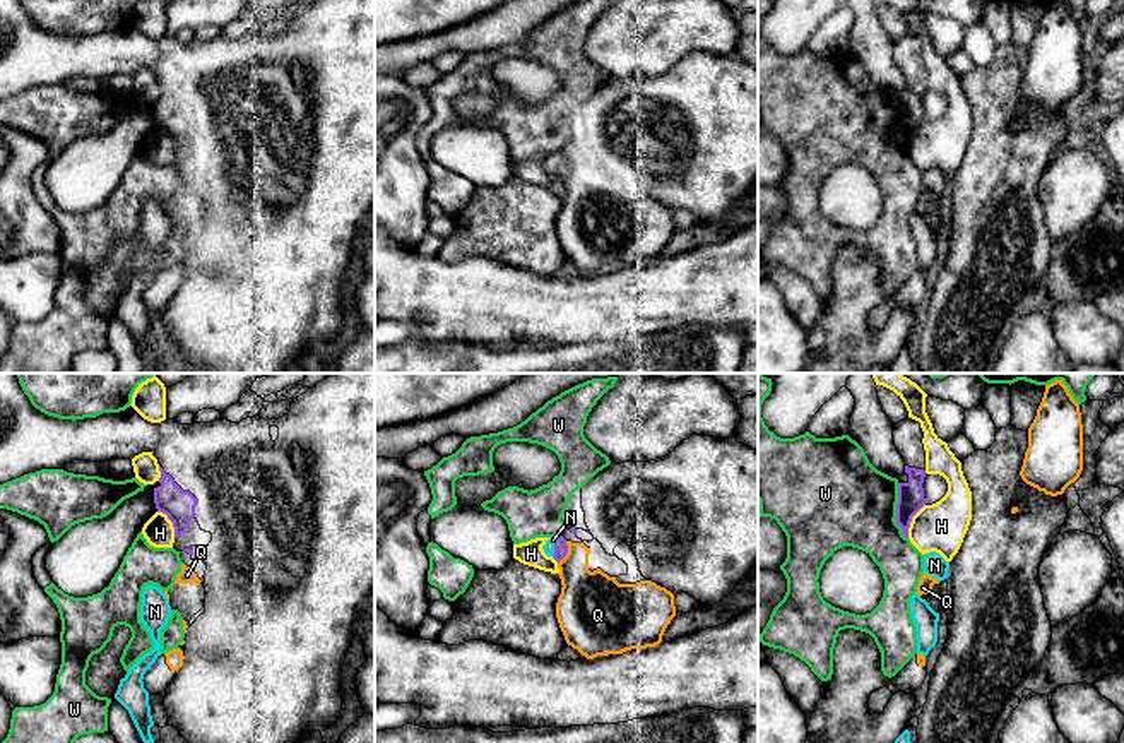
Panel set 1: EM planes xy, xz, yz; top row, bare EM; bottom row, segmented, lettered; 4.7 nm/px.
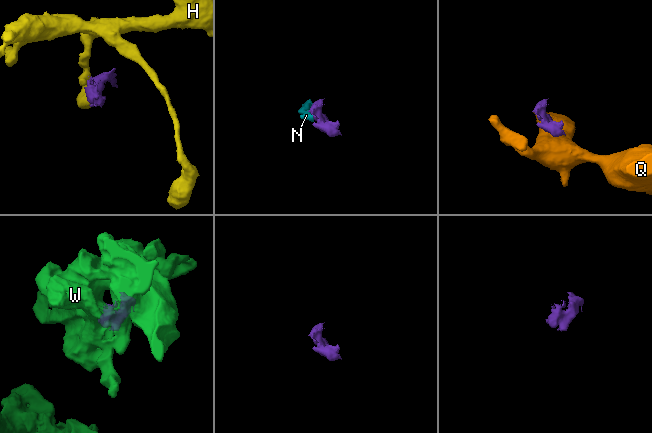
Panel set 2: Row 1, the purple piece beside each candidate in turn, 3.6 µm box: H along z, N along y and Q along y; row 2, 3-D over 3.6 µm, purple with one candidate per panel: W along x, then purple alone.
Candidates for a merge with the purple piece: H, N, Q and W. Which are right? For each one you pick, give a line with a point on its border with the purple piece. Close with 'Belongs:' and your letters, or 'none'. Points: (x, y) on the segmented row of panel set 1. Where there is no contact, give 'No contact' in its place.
N: Touches purple at xz (555, 548)
Belongs: N

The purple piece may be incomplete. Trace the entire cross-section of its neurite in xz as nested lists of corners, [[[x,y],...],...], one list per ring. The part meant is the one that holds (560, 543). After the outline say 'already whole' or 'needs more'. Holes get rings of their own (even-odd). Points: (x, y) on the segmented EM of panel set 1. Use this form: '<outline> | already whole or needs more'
[[[559,534],[554,539],[547,539],[542,550],[547,556],[553,556],[559,563],[568,553],[568,544],[566,539]]] | needs more

